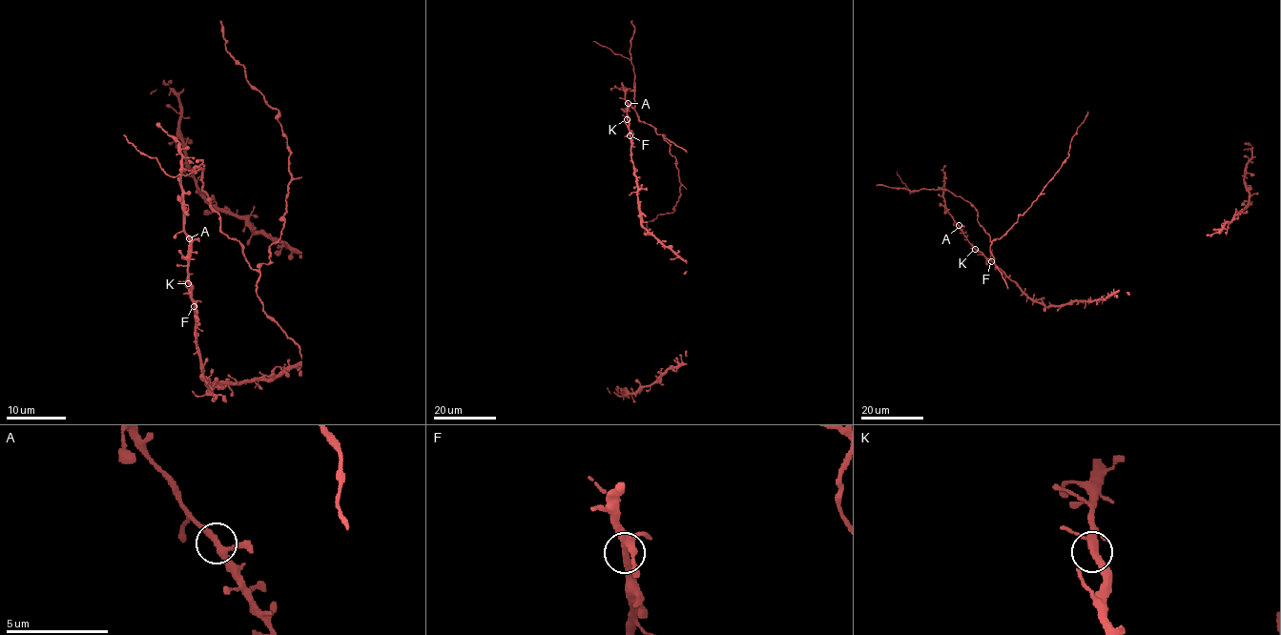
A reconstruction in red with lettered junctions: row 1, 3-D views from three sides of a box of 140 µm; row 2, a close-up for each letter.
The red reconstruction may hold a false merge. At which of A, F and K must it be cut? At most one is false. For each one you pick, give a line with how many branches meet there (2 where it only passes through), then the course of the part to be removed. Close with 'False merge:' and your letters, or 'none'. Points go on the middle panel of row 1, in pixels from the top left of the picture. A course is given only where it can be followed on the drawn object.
False merge: none

